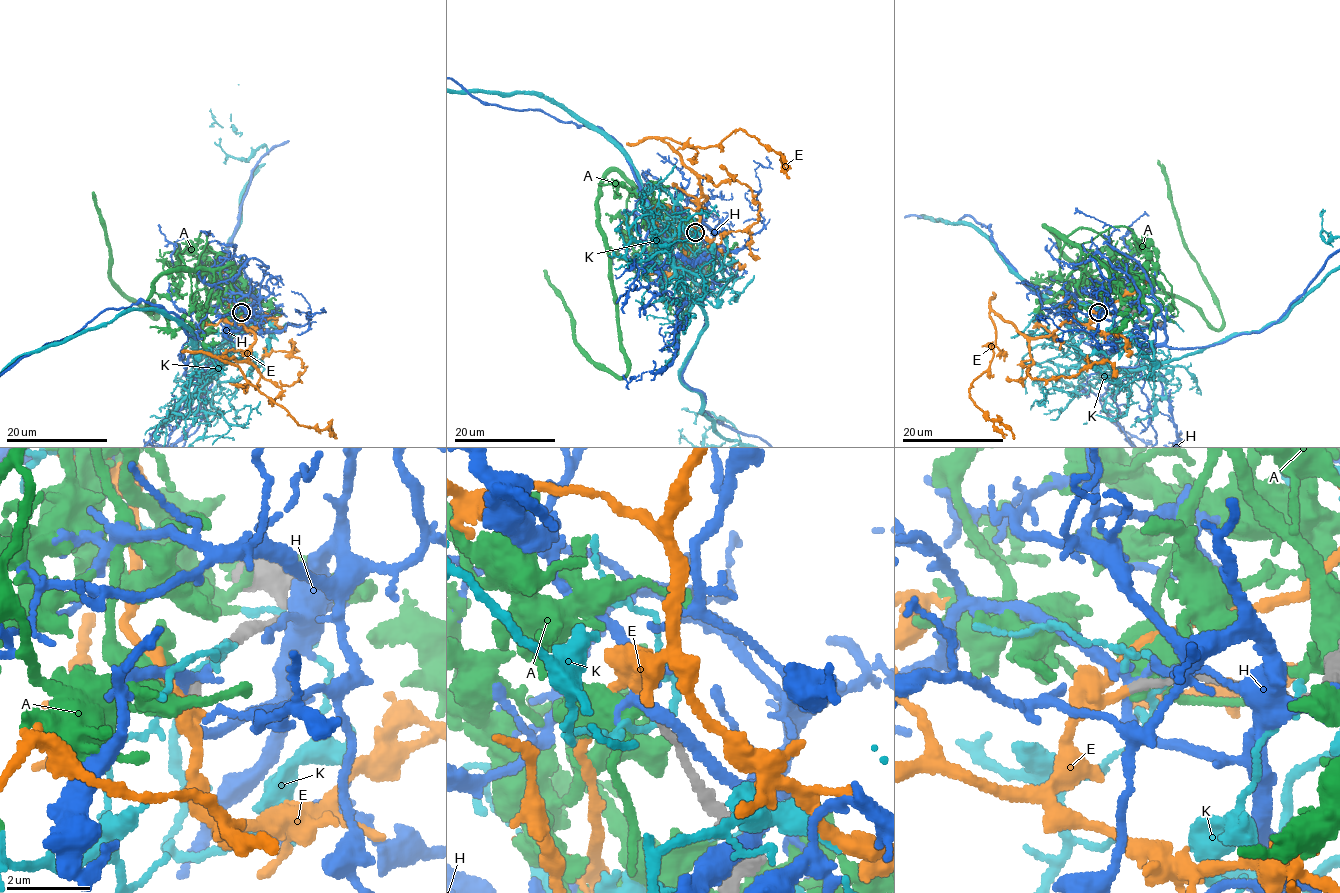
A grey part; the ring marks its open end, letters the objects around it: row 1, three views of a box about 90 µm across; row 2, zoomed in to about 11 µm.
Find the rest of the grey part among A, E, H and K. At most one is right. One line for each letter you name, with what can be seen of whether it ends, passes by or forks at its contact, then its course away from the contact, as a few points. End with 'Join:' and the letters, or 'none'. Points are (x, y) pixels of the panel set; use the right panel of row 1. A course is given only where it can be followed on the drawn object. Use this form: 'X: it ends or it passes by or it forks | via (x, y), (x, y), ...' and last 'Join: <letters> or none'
E: it passes by | via (1098, 312), (1088, 323), (1064, 322), (1051, 335), (1031, 338), (990, 312), (994, 355), (970, 396), (1013, 439)
Join: E

